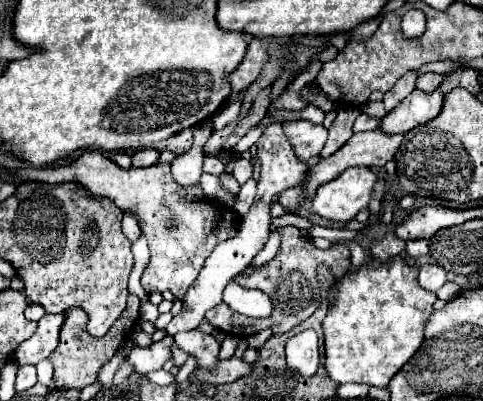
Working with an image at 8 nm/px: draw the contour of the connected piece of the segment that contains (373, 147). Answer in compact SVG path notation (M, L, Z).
M376 128L376 130L372 130L372 132L354 134L338 152L334 152L330 158L326 158L326 160L322 160L322 162L318 162L316 166L310 168L310 176L308 176L304 188L298 188L298 190L296 190L296 188L290 188L290 190L286 190L278 200L280 200L280 204L282 204L284 208L296 210L296 208L300 208L300 206L304 204L304 200L306 200L310 194L316 192L316 188L318 188L322 182L328 182L330 178L340 176L340 174L342 174L346 168L350 168L350 166L382 168L386 162L390 162L390 160L394 158L394 154L398 152L400 144L402 144L402 134L386 134L386 132L382 132L380 128Z

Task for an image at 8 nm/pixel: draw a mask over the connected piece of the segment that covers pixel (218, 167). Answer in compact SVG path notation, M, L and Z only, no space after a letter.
M206 156L206 158L204 158L204 172L218 176L218 174L222 174L222 172L224 172L224 164L220 162L220 158Z

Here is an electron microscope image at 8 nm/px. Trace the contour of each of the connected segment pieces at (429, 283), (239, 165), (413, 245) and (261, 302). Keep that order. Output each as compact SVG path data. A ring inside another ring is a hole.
M422 266L418 280L420 280L420 286L422 286L422 288L426 288L426 290L430 290L430 292L436 292L438 288L444 286L444 282L446 282L446 272L444 272L444 268L440 268L440 266Z
M238 158L238 160L234 162L234 172L232 172L232 176L234 176L240 184L246 184L246 182L252 178L252 164L250 164L248 160L244 160L244 158Z
M410 240L410 242L406 242L406 254L410 254L412 258L424 256L428 252L430 252L428 240Z
M234 280L224 290L224 302L238 314L250 318L268 318L272 314L272 300L266 292L242 288Z

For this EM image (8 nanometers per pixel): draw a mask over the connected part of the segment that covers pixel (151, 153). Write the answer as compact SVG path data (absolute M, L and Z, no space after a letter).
M146 148L146 150L138 150L132 158L134 158L134 168L144 168L144 166L152 166L158 162L160 152L154 148Z

